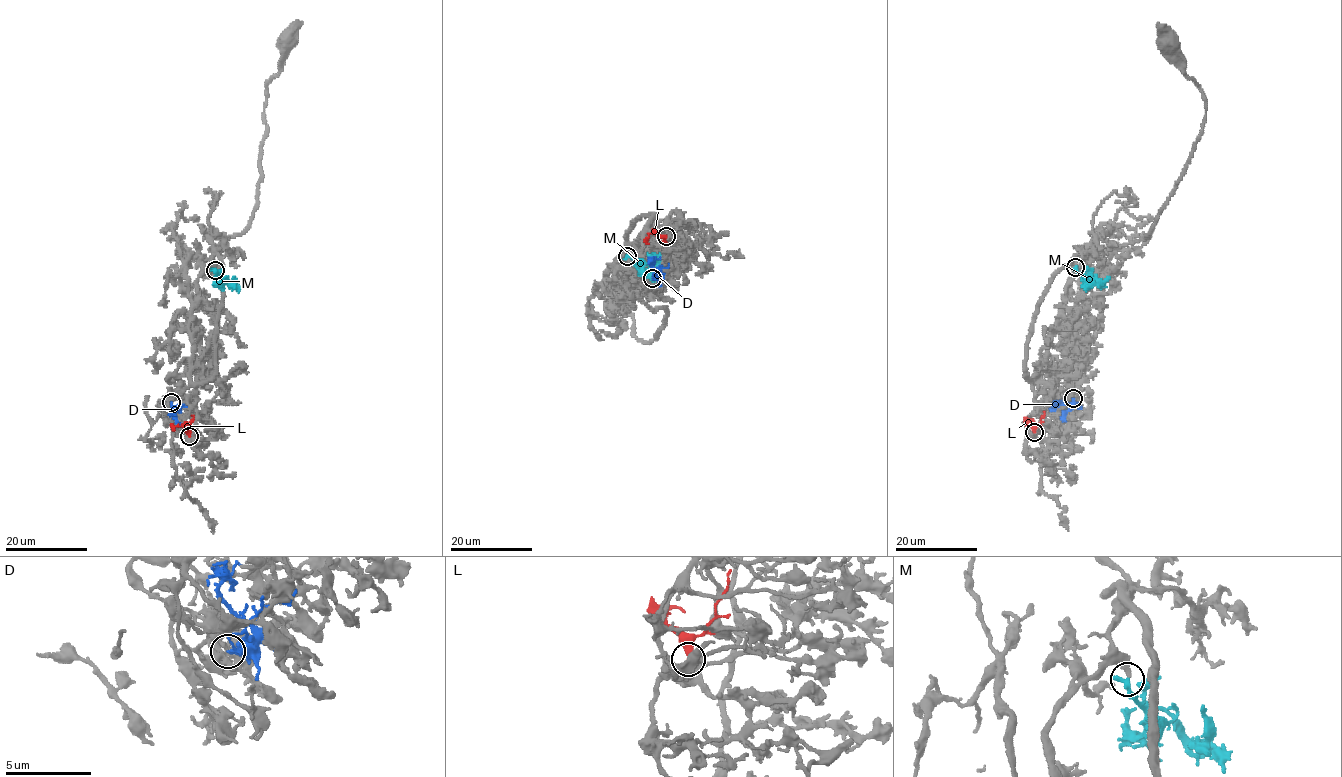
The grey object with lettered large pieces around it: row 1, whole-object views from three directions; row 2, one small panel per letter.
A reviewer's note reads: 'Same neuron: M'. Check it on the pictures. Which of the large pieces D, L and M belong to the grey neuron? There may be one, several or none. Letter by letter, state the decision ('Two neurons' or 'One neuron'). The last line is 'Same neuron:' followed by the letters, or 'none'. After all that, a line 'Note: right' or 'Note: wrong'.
D: Two neurons
L: Two neurons
M: One neuron
Same neuron: M
Note: right

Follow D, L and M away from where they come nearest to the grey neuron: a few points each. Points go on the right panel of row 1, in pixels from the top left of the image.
D: (1074, 398), (1070, 404), (1056, 403)
L: (1034, 432), (1025, 420), (1033, 420)
M: (1076, 268), (1079, 272), (1095, 275), (1098, 285), (1088, 284), (1081, 274)

